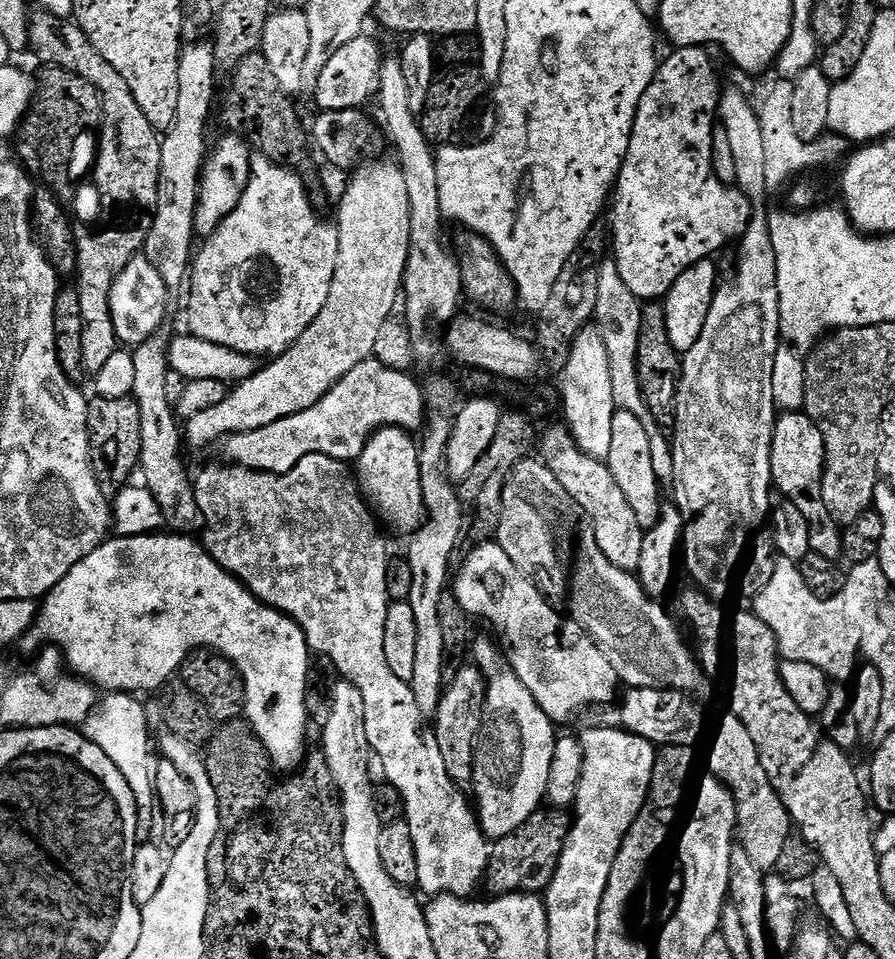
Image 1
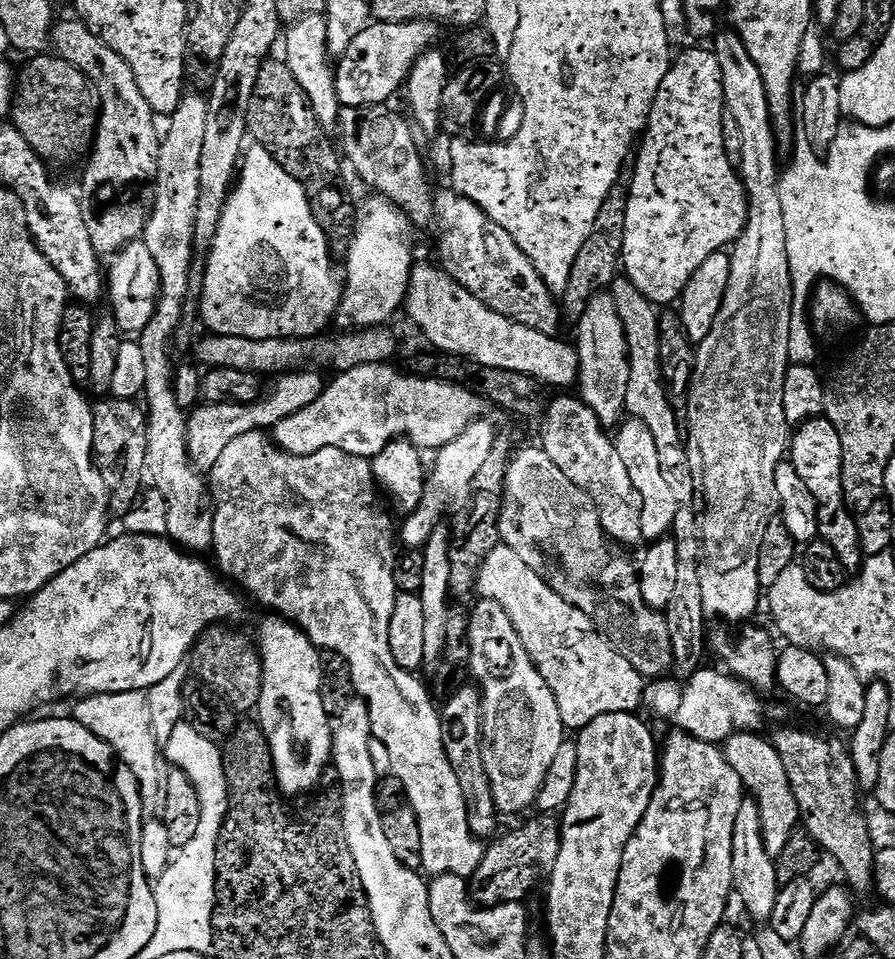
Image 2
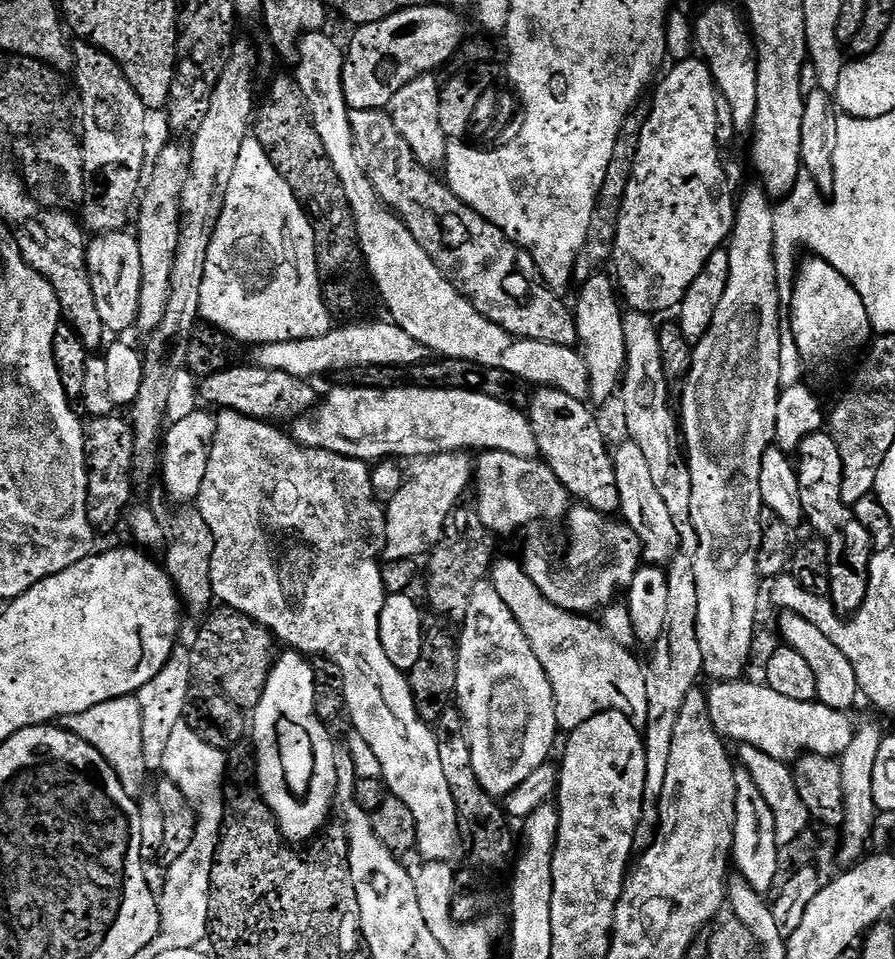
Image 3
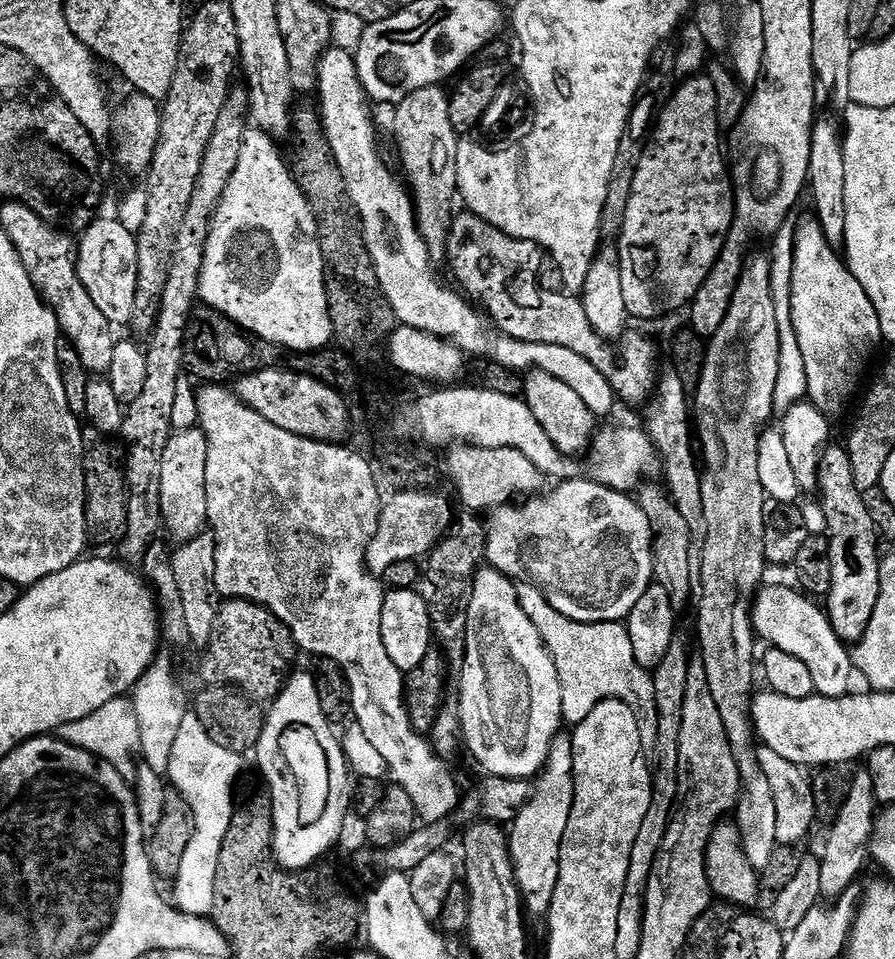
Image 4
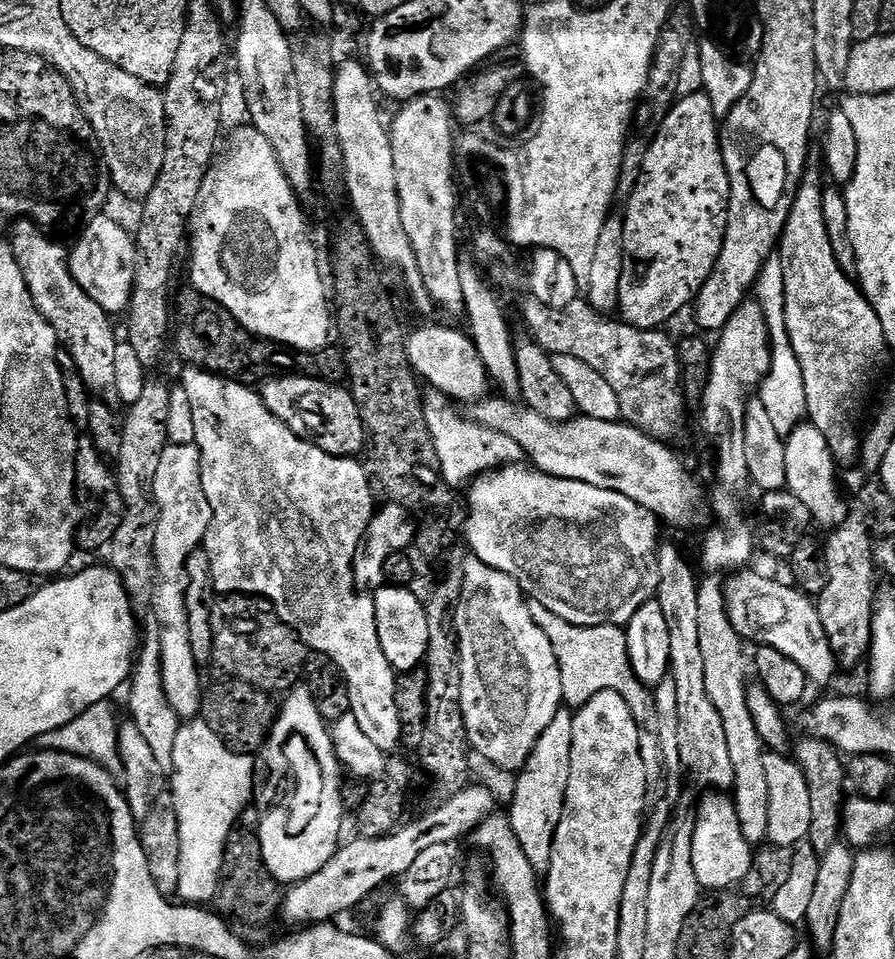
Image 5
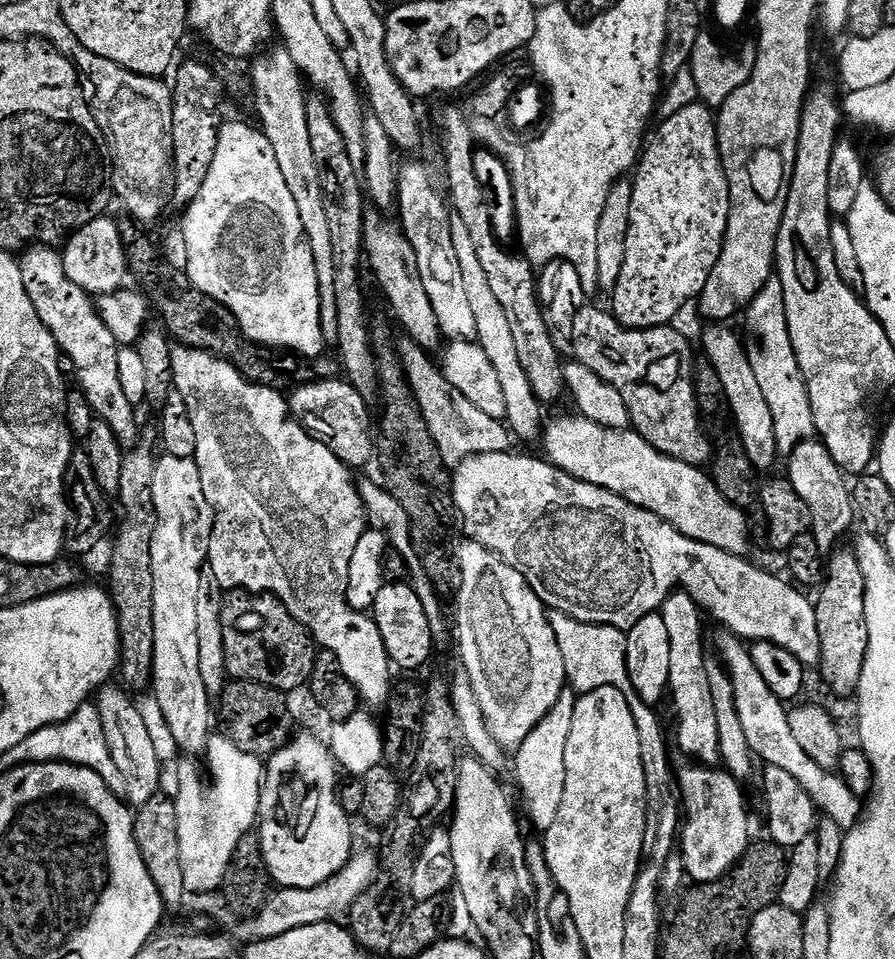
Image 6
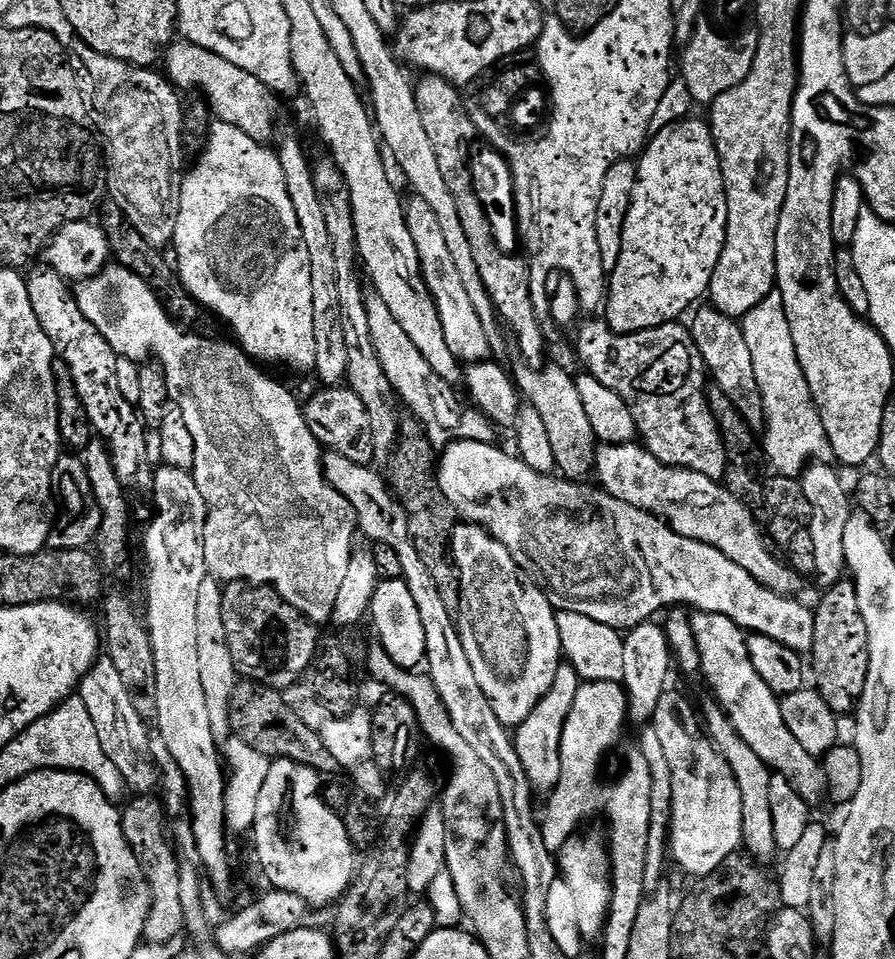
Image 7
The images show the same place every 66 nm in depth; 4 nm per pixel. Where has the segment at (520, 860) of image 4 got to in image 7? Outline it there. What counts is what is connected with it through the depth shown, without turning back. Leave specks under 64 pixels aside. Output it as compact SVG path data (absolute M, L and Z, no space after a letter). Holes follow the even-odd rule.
M567 662L561 663L554 686L540 699L538 706L534 706L530 718L526 718L526 722L515 729L518 758L522 758L522 766L537 793L548 794L558 786L558 778L562 774L562 730L566 730L566 718L570 718L570 706L574 706L574 694L578 694L581 683L576 669Z

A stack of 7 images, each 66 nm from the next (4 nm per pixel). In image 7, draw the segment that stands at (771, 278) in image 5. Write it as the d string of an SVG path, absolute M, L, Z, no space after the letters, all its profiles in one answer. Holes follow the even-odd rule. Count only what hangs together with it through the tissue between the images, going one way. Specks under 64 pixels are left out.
M773 290L769 296L762 298L762 302L758 302L758 306L754 306L754 310L744 315L742 327L764 403L768 440L766 436L762 447L767 463L771 467L773 464L781 476L799 477L809 464L823 461L830 449L820 411L812 400L806 374L802 374L802 366L794 350L794 334L790 334L790 318L780 291Z

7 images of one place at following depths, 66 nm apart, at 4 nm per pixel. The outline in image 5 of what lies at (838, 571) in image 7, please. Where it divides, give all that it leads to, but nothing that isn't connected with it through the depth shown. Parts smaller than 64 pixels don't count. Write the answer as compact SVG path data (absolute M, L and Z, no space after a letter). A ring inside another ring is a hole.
M810 422L798 425L786 438L786 488L794 494L794 498L802 498L806 510L810 510L813 525L818 529L835 530L849 519L848 504L840 493L840 484L836 481L838 461L833 456L826 438L822 438L822 430L818 430Z

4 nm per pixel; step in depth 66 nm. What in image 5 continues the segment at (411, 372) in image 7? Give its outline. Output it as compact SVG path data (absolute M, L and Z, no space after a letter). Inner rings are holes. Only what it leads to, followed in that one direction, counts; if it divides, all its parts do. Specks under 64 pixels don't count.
M425 391L423 398L426 426L430 430L430 438L434 438L434 450L438 450L440 477L454 490L471 485L476 477L486 472L504 468L507 464L518 464L525 459L522 446L518 446L514 438L478 423L475 418L468 417L467 420L462 413L452 409L455 408L453 401L441 392Z

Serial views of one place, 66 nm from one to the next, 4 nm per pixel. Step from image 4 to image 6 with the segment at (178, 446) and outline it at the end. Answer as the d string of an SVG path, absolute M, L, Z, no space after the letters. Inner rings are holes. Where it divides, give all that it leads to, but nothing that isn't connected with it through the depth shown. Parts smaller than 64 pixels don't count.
M167 454L161 455L159 459L157 459L156 465L154 466L154 482L152 483L152 497L154 498L154 510L156 511L156 525L154 526L154 542L150 546L150 566L154 570L154 666L152 667L150 692L151 695L155 696L155 698L158 700L158 704L162 708L163 717L166 718L166 724L170 728L170 732L173 735L173 740L176 743L177 749L179 749L181 753L183 753L183 751L186 752L184 754L194 754L190 752L198 752L198 754L200 754L205 751L205 747L208 743L208 739L210 737L210 730L208 730L208 727L211 726L212 720L214 724L214 704L209 697L208 691L206 690L206 682L202 682L202 673L198 670L198 612L196 610L196 606L198 602L198 590L200 589L202 583L202 577L200 577L200 571L202 570L205 571L208 562L208 543L210 542L210 534L212 533L212 522L214 519L214 513L212 507L210 506L210 502L206 502L206 490L202 490L202 478L198 474L198 466L196 465L195 459L193 458L178 458L177 456L170 456Z

